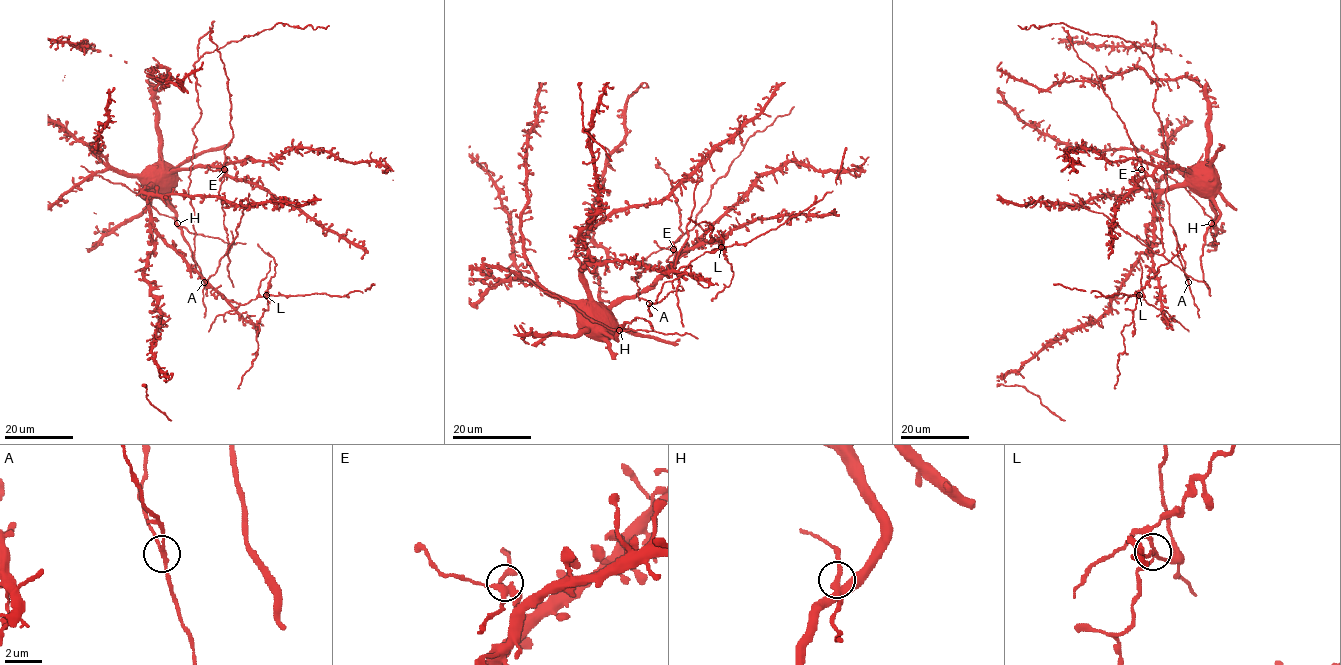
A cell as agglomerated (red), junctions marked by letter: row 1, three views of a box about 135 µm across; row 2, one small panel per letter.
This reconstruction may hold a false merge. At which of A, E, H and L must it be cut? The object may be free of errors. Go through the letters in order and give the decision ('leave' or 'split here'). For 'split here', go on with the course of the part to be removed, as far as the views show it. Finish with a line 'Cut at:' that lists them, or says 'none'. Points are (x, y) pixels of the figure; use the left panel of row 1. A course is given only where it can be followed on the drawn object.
A: leave
E: leave
H: leave
L: split here; foreign part runs (266, 295), (268, 310), (256, 325), (259, 326), (256, 356), (237, 388)
Cut at: L

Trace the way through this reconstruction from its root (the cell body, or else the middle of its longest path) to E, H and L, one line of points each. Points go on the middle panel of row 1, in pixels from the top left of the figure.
E: (605, 323), (613, 306), (645, 291), (670, 268), (675, 261), (673, 249)
H: (605, 323), (605, 334), (615, 339), (619, 330)
L: (605, 323), (605, 313), (589, 295), (584, 264), (639, 262), (683, 271), (705, 252), (721, 247)

